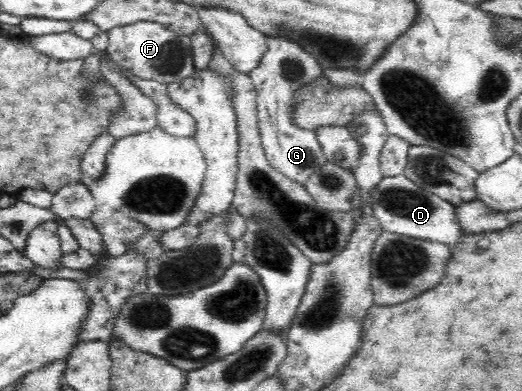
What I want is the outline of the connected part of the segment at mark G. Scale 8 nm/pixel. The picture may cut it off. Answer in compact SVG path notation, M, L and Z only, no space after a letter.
M268 37L268 51L260 65L250 71L253 86L257 93L258 127L262 145L270 164L279 171L305 185L316 171L329 162L318 141L316 130L303 128L296 123L296 93L323 77L323 69L318 62L299 45L287 39Z

